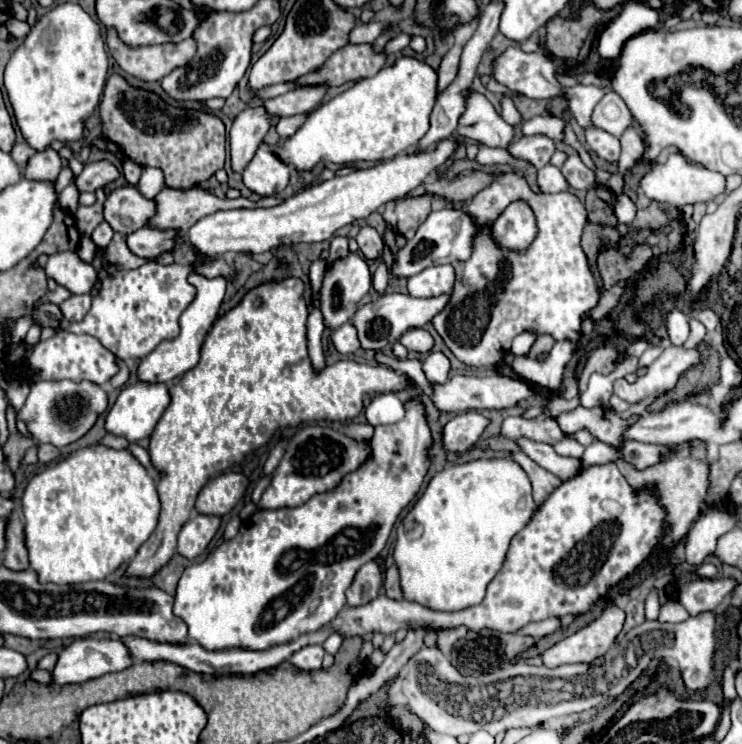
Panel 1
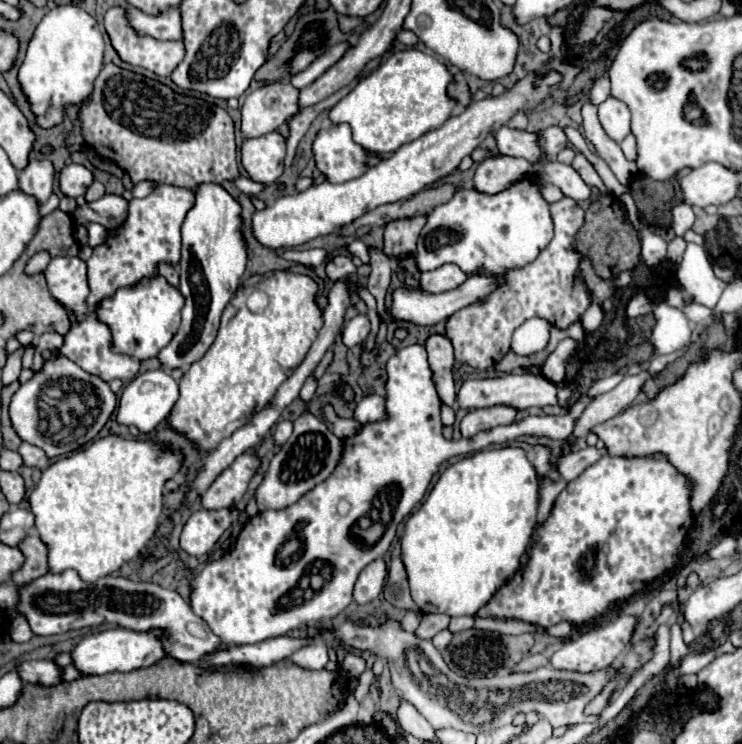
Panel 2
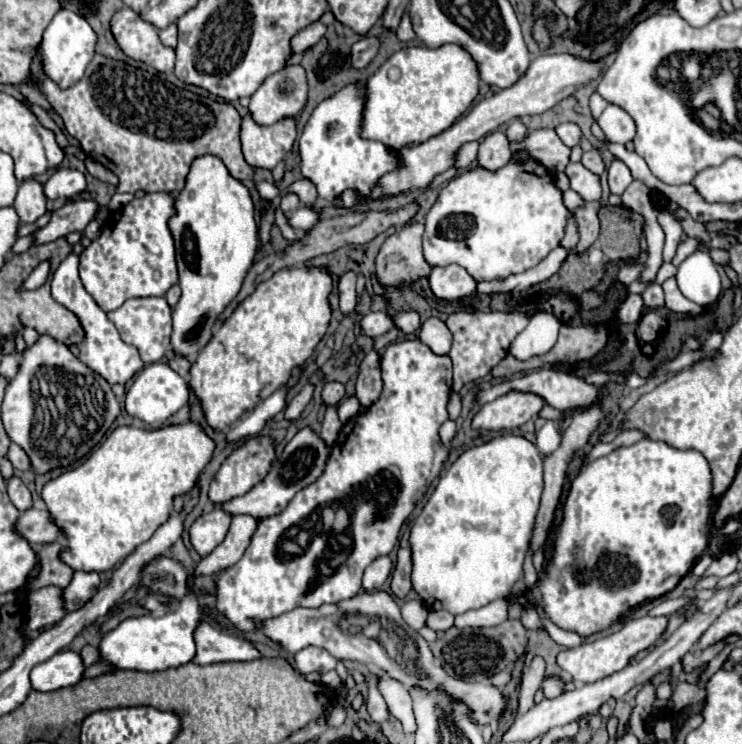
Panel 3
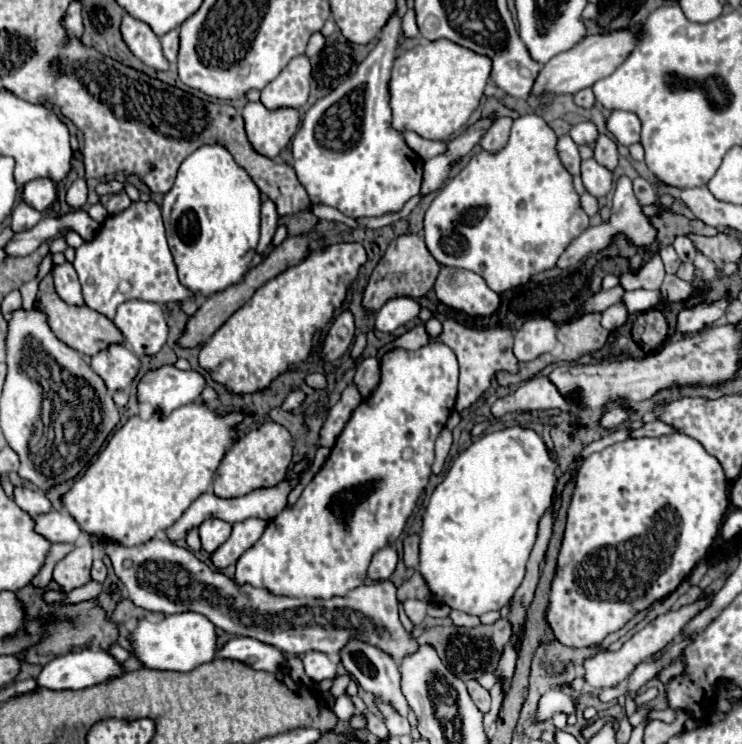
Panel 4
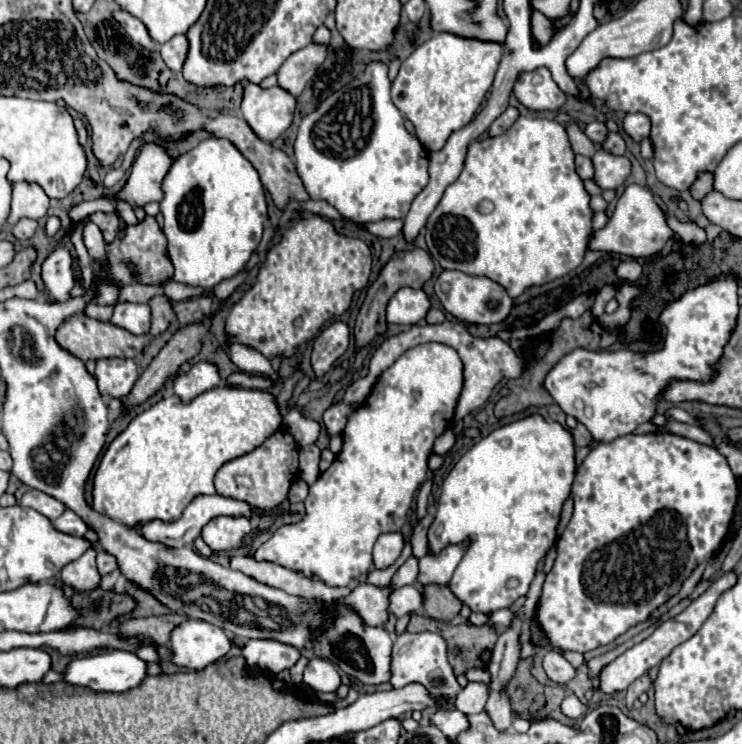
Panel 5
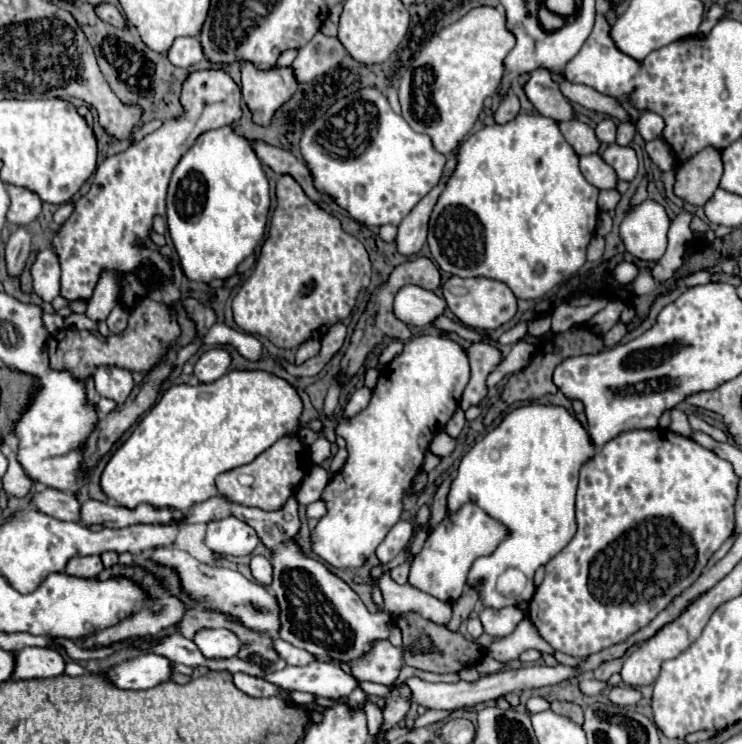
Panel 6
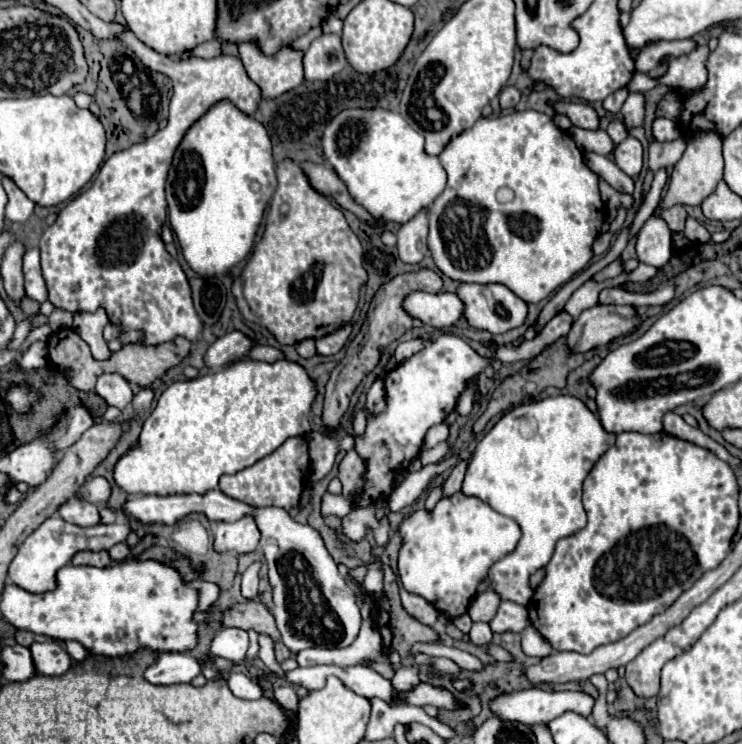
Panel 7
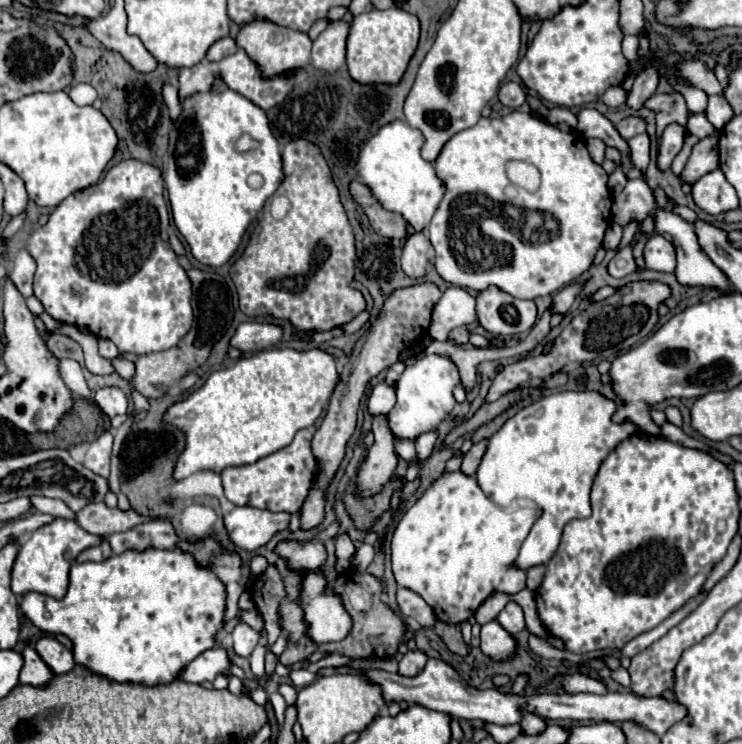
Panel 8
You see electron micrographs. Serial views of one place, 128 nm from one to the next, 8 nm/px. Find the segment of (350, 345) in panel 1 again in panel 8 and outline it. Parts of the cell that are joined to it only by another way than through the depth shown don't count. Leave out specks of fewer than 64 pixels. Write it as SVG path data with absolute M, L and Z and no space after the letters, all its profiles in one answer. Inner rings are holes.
M450 286L432 308L432 340L446 340L448 332L476 320L476 300L464 288Z

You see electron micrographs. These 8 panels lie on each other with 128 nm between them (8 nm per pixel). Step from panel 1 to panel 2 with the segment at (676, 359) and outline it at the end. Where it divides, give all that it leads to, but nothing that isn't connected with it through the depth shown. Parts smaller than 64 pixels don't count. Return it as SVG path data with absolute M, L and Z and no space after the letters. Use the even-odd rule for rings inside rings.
M642 370L640 374L634 374L634 376L628 374L622 378L622 382L614 390L594 398L588 404L588 408L582 412L582 416L576 420L570 442L578 440L578 438L586 438L590 434L592 426L602 424L602 422L610 420L612 416L620 414L622 410L626 410L636 400L636 396L642 392L642 386L650 376L652 374L648 370Z

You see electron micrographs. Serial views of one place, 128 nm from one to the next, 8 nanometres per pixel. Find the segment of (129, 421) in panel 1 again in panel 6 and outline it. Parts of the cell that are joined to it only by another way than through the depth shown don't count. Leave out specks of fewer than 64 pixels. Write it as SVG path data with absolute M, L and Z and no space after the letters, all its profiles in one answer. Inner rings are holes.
M212 348L200 356L200 360L194 364L194 378L202 384L214 382L220 376L228 372L230 366L230 354L226 348Z

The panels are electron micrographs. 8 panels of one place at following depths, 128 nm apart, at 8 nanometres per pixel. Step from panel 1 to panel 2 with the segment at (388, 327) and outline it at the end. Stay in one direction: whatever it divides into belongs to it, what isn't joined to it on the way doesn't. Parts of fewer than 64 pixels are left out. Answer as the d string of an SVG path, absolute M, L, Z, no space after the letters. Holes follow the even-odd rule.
M468 276L468 280L460 286L454 288L452 292L442 292L442 294L426 294L420 290L408 290L408 288L398 288L392 292L392 302L390 302L390 310L386 314L386 324L388 322L396 322L396 324L416 324L416 326L434 326L442 320L446 320L448 316L452 316L456 310L488 296L502 280L498 278L486 278L486 276Z

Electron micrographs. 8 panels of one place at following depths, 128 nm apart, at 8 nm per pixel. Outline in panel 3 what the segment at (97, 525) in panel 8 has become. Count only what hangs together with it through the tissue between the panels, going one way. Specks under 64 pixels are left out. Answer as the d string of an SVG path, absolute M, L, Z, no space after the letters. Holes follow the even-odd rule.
M12 476L8 482L8 496L12 500L12 504L24 512L32 506L32 496L30 496L30 490L24 486L24 482L18 478L18 476Z

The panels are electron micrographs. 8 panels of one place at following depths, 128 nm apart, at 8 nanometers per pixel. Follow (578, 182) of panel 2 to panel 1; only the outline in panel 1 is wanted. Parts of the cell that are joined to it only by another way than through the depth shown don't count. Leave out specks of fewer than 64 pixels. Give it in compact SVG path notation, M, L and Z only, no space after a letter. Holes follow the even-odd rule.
M546 164L544 168L540 168L538 174L536 174L536 180L538 180L540 192L544 192L544 194L568 190L568 182L566 182L566 178L562 176L560 168L556 168L556 166L552 166L552 164Z

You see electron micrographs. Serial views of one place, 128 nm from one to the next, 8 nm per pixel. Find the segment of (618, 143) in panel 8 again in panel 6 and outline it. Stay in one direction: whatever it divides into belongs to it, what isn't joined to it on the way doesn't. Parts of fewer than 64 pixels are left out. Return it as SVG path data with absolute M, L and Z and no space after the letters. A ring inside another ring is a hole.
M542 70L532 72L532 78L528 78L528 82L524 84L524 92L540 114L554 118L556 122L574 118L570 102L564 98L558 84L552 80L548 72Z

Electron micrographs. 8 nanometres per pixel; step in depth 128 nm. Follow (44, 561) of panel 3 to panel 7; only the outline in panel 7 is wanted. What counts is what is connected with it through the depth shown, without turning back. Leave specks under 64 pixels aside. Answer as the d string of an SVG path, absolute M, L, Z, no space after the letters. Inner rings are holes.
M78 552L74 558L72 558L72 564L74 566L82 566L82 564L88 564L88 566L96 566L96 568L104 568L104 566L110 566L112 560L108 556L108 552Z

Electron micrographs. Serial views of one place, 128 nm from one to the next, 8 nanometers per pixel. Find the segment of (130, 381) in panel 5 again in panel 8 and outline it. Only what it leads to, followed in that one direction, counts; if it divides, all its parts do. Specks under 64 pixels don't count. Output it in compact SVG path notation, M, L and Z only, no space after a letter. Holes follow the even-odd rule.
M104 386L96 392L94 402L104 414L108 414L108 418L114 418L118 414L128 414L128 396L122 388Z

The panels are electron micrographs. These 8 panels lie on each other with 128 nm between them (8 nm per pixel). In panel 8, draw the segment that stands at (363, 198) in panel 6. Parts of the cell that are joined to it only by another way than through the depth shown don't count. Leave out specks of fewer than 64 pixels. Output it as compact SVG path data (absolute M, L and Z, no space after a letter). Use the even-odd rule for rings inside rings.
M392 120L392 124L384 124L384 128L378 128L370 138L366 138L360 146L358 158L356 158L356 172L358 178L370 188L372 196L376 198L376 202L396 214L402 214L404 220L414 226L414 230L426 230L426 226L430 224L442 196L444 196L444 182L438 178L434 164L426 162L420 156L420 148L424 144L424 136L420 130L408 126L404 120Z

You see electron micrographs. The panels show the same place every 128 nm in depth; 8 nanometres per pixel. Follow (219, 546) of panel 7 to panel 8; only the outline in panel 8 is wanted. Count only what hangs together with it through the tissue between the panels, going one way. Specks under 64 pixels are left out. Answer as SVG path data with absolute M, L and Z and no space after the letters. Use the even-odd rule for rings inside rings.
M252 506L234 508L224 516L224 528L232 544L248 552L264 546L276 532L284 530L288 522L290 514L286 512L272 514L268 510L258 510Z

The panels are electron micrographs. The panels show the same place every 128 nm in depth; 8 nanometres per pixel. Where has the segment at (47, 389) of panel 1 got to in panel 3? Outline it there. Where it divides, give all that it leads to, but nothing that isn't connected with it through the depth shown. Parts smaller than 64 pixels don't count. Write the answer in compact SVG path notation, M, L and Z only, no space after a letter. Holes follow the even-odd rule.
M40 336L40 340L28 348L22 354L20 360L20 372L16 378L12 378L10 386L6 388L4 404L2 404L2 422L6 428L6 434L12 442L22 446L30 460L32 468L40 474L54 470L58 466L70 466L72 462L84 458L108 432L114 418L120 414L120 404L114 398L114 392L110 390L110 384L92 372L86 364L82 364L66 344L56 342L50 336ZM40 366L64 366L70 374L82 374L84 382L84 398L72 398L72 414L38 414L36 412L36 400L32 400L30 382Z

